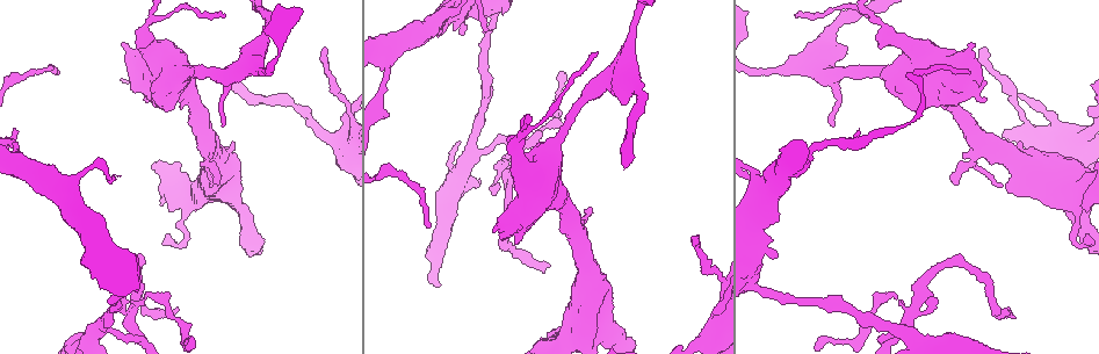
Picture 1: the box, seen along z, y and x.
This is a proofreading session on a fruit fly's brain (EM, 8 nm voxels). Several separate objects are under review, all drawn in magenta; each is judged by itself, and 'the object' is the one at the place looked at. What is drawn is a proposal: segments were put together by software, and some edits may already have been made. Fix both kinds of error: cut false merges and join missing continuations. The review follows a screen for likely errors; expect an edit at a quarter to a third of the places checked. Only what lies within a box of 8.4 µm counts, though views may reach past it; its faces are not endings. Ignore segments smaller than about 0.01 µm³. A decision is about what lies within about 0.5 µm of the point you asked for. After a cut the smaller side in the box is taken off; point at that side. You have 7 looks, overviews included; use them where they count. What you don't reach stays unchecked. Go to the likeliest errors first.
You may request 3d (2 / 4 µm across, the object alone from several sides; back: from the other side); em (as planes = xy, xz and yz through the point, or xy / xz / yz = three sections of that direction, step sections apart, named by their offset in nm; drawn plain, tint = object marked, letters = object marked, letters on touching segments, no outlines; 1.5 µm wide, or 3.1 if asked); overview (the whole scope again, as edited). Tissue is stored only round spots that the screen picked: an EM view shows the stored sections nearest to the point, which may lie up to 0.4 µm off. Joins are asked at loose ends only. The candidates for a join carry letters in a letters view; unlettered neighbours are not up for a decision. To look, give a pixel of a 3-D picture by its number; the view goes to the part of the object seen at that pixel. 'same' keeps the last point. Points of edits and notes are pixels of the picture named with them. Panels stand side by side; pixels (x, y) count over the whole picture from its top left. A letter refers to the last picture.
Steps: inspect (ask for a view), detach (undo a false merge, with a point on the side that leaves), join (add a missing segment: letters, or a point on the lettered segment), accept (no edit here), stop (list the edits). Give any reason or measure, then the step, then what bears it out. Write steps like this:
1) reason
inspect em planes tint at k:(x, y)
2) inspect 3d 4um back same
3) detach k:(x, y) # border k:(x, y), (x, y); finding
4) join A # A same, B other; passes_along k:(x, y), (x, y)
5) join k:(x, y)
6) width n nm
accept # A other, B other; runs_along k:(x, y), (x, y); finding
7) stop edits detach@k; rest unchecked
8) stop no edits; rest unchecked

an open end
inspect 3d 2um at 1:(697, 243)

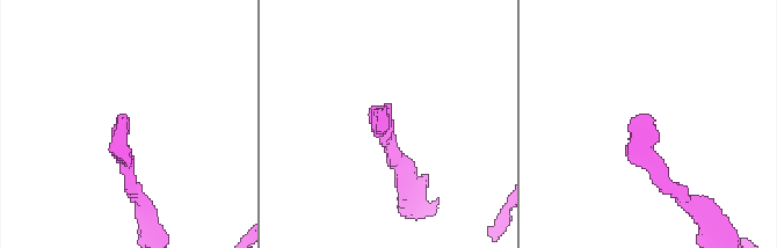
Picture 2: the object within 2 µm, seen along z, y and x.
inspect em xz step 4 letters at 2:(127, 117)

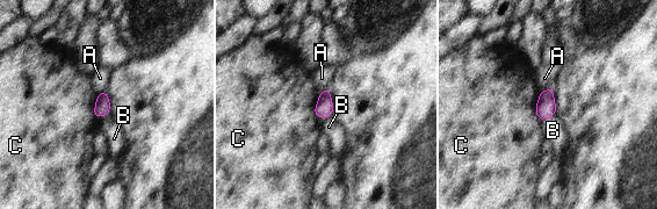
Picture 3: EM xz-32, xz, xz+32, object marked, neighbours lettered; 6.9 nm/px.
width 110 nm
join B # A other, B same, C other; passes_along 3:(546, 107), (547, 117), (553, 130); it goes on there

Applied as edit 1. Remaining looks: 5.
inspect overview

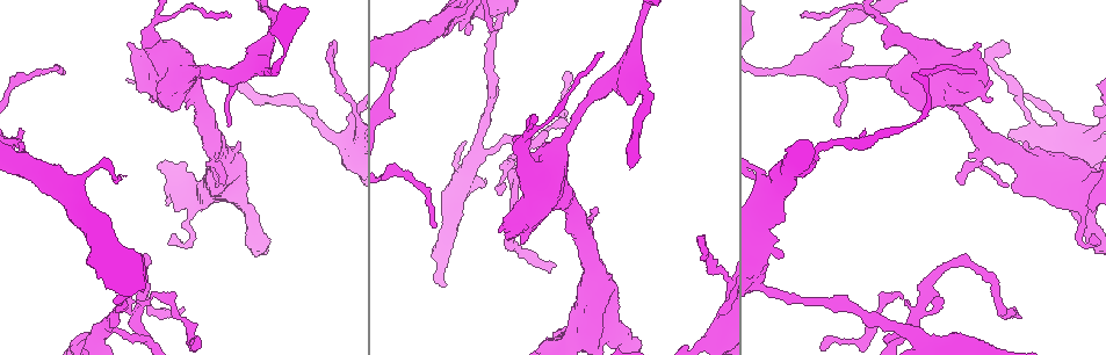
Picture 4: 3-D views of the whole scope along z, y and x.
thin neck
inspect em planes letters at 4:(138, 315)

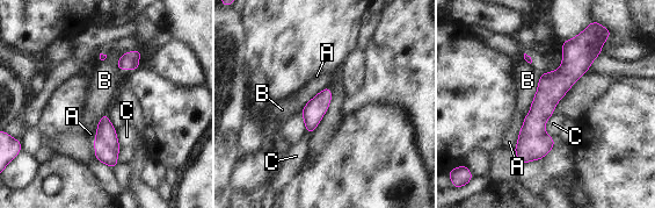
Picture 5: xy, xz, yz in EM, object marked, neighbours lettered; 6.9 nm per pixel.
accept # A other, B other, C other; border 5:(539, 77), (530, 110), (524, 117); one neuron here

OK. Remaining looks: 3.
branch stops here
inspect em planes letters at 4:(225, 182)

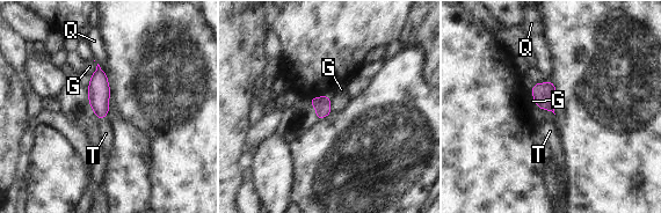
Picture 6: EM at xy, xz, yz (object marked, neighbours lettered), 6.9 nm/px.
join T # G other, Q other, T same; passes_along 6:(99, 92), (102, 118), (106, 133); it goes on there

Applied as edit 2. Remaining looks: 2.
stop edits join@3, join@6; rest unchecked

